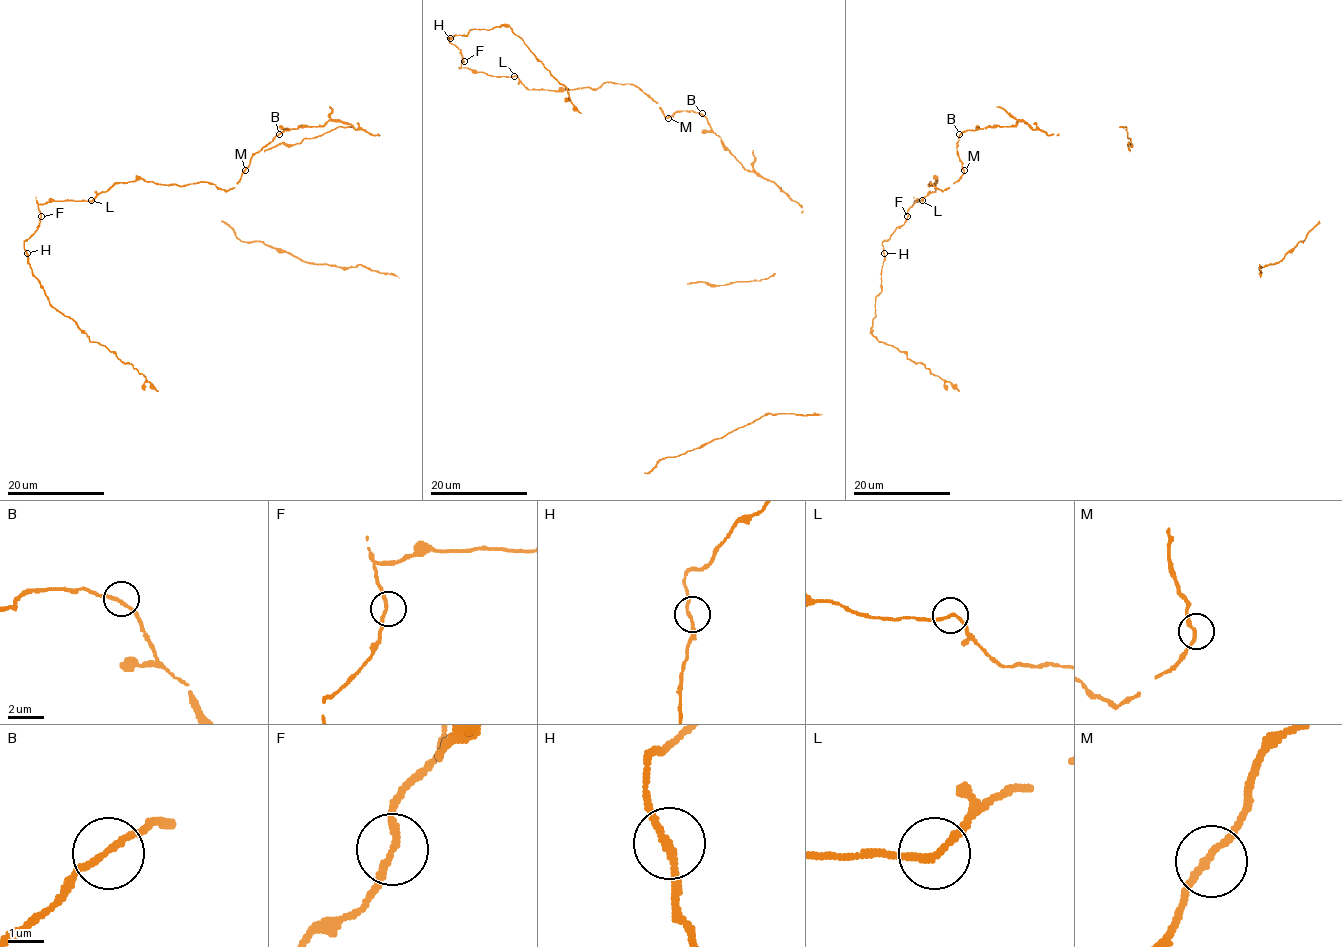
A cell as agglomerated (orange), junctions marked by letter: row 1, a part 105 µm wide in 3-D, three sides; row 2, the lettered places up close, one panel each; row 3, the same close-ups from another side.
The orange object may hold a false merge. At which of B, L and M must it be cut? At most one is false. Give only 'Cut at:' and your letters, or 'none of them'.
Cut at: L

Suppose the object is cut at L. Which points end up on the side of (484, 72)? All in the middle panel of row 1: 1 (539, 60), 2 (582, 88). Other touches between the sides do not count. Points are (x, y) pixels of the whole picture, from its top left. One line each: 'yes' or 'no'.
1: yes
2: no

